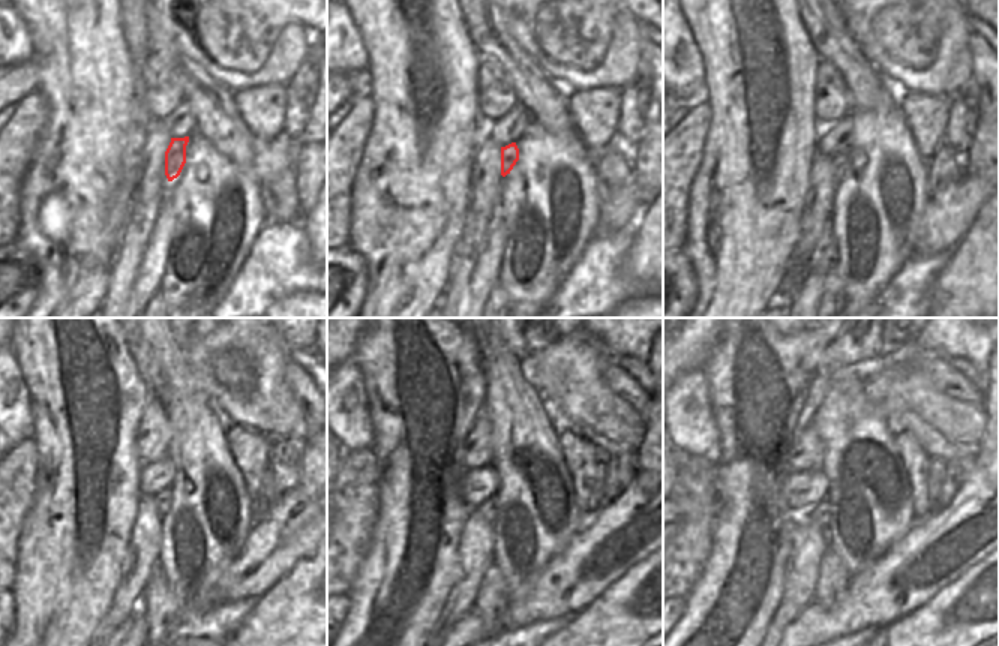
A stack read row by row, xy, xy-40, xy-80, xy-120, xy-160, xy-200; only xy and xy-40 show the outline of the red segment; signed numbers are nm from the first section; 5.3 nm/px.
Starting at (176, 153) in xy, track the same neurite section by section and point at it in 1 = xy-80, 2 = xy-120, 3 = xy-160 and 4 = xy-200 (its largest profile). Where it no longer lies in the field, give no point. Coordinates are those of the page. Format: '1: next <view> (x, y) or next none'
1: next xy-80 (840, 161)
2: next xy-120 (162, 501)
3: next xy-160 (488, 507)
4: next xy-200 (821, 514)

